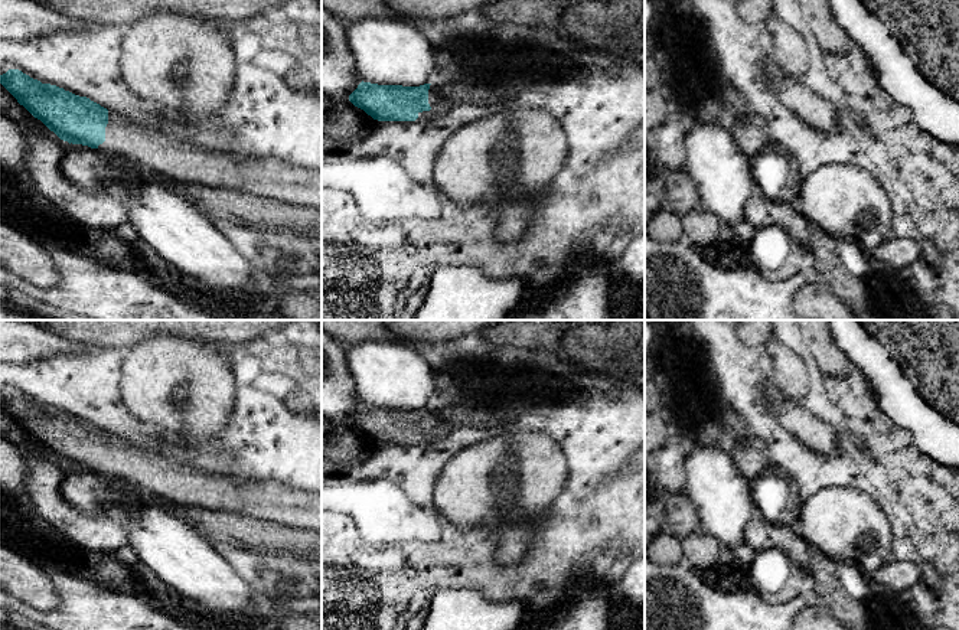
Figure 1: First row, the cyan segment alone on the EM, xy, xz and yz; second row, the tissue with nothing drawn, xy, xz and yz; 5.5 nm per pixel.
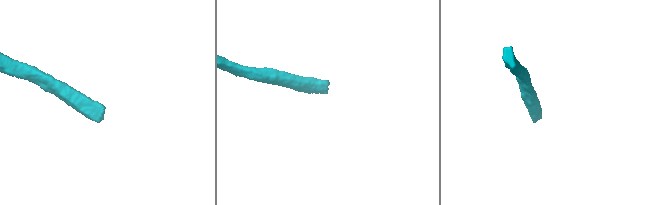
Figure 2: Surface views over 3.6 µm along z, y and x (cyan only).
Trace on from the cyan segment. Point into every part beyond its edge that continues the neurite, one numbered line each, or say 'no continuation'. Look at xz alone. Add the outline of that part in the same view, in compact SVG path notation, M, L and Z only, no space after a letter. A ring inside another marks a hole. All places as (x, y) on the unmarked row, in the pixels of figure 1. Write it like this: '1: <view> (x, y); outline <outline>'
1: xz (437, 426); outline M433 405L430 408L430 412L428 412L428 427L430 427L431 432L418 435L418 440L433 441L433 440L437 440L441 435L444 435L444 434L447 434L448 431L453 430L448 424L446 424L441 420L441 414L438 411L438 407L436 407L436 405Z

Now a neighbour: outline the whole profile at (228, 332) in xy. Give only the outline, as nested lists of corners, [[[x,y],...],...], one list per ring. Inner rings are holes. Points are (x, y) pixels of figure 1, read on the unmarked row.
[[[36,320],[74,343],[128,349],[162,333],[222,345],[242,345],[277,332],[284,320]]]

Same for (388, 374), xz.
[[[397,340],[359,342],[346,346],[345,358],[353,376],[361,404],[378,408],[420,409],[433,407],[436,391],[436,359],[414,346]]]

